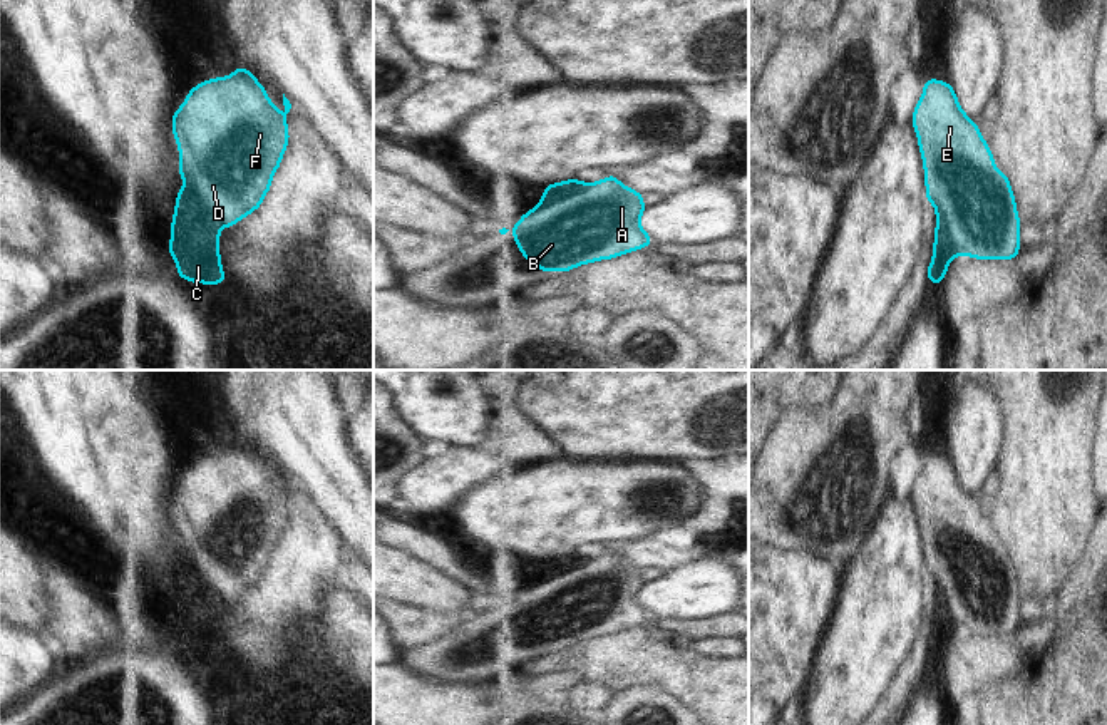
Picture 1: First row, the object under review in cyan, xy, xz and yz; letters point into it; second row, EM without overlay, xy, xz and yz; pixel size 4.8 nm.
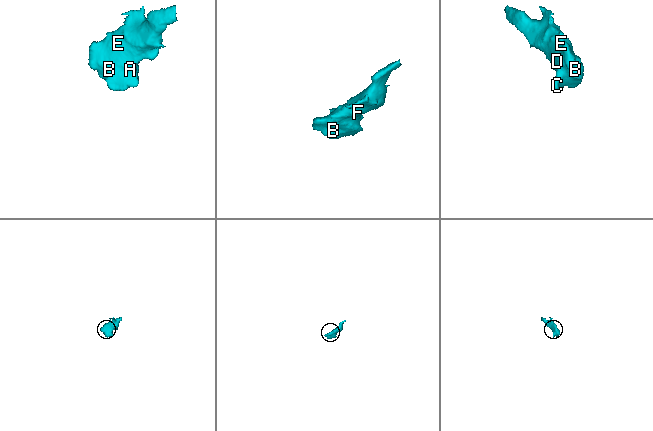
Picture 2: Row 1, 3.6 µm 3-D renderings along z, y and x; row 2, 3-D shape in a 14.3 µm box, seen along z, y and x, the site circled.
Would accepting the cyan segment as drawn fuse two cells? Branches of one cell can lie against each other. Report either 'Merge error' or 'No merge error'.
No merge error.

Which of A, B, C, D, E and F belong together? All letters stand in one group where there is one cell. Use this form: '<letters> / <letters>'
A B C D E F

